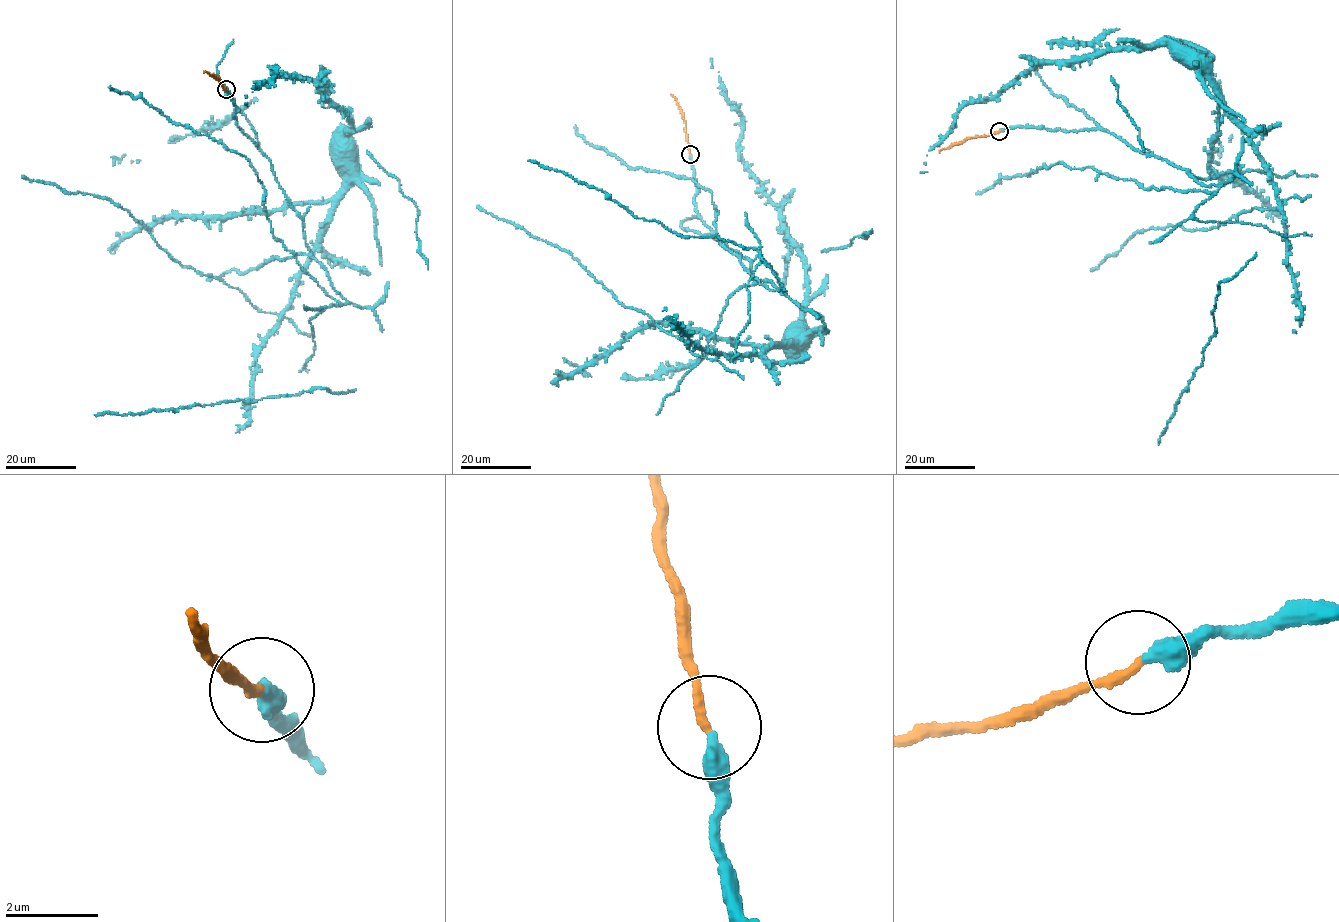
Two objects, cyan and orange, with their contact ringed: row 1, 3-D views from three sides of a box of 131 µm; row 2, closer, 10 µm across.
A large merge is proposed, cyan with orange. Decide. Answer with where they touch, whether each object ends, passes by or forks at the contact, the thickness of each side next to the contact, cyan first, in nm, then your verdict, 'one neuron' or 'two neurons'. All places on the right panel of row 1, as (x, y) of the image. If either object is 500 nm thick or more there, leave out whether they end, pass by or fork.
place (999, 131); cyan ends; orange ends; calibres 440 and 200 nm; one neuron

